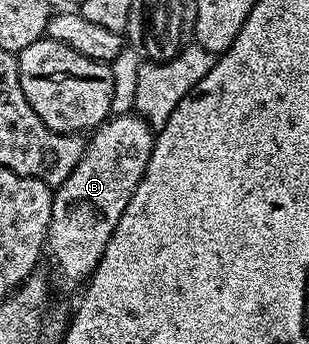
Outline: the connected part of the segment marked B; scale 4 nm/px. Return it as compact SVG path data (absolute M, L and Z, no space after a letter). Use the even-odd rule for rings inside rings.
M135 113L112 115L91 132L90 138L87 140L82 161L74 165L74 173L70 173L70 177L66 177L66 181L62 181L60 186L55 188L52 197L52 216L48 226L46 255L47 258L48 255L52 258L53 269L68 283L83 284L96 270L98 261L104 256L106 245L130 197L134 197L134 189L138 189L148 168L152 156L154 131L145 119Z

